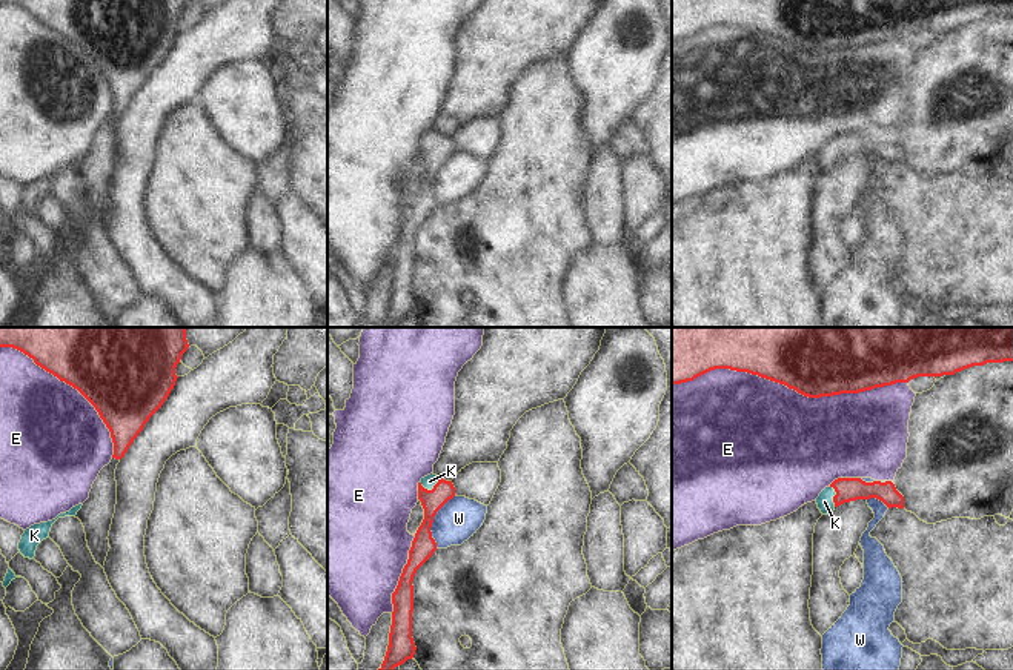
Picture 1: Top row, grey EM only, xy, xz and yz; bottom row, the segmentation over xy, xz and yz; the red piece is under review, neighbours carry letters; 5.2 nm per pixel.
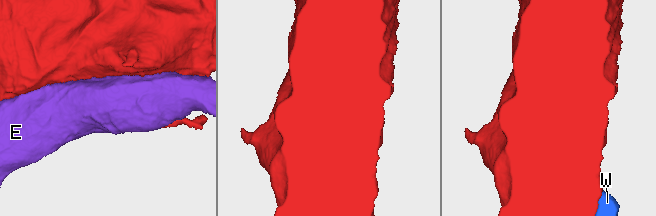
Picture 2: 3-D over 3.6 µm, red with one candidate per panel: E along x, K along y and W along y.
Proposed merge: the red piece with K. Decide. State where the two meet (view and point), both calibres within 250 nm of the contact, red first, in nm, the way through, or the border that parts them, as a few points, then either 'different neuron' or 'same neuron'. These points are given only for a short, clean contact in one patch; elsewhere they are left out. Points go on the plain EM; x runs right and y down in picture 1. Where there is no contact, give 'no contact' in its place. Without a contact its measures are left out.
meets red in xz at (432, 145); 110 nm thick on the red side, 70 nm on the other; runs through xz (443, 146), (432, 145), (429, 137); same neuron

